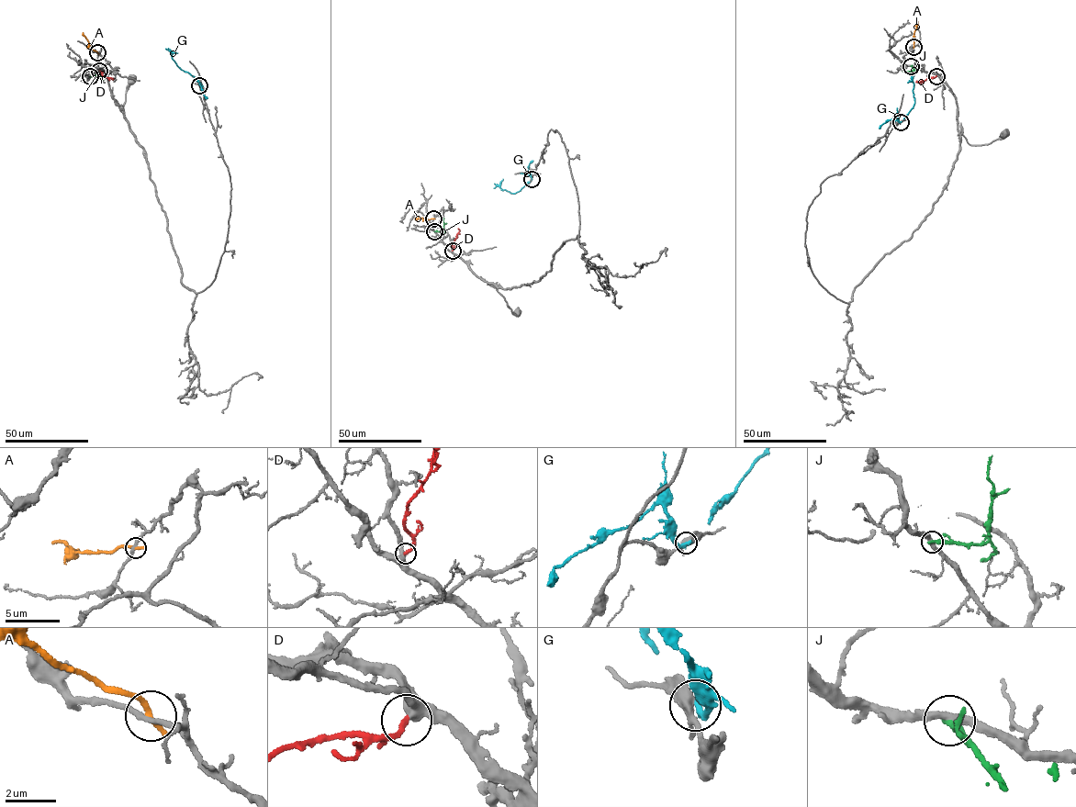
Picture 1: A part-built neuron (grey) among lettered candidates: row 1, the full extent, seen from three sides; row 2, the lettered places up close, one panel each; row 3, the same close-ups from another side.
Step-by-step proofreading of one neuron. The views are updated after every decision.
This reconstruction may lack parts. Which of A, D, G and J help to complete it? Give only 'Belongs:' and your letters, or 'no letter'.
Belongs: D

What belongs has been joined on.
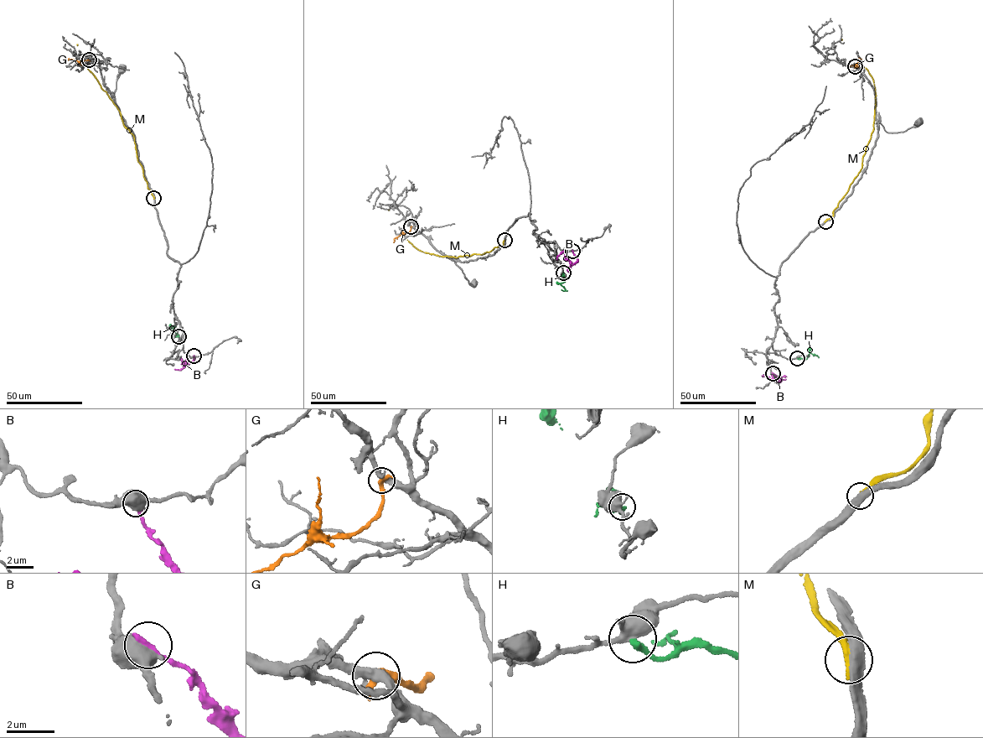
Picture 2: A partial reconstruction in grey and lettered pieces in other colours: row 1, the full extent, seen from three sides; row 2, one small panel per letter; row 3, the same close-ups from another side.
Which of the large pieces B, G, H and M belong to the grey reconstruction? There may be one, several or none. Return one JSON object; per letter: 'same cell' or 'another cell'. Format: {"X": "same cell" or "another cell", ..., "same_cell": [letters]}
{"B": "another cell", "G": "another cell", "H": "another cell", "M": "another cell", "same_cell": []}

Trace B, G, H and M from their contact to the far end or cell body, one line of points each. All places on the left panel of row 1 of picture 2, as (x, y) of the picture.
B: (194, 356), (194, 360), (185, 364), (185, 366), (174, 369)
G: (89, 59), (66, 59)
H: (178, 336), (172, 328), (174, 326), (170, 330)
M: (153, 197), (138, 162), (134, 137), (123, 124), (121, 114), (111, 100), (80, 60), (77, 44)

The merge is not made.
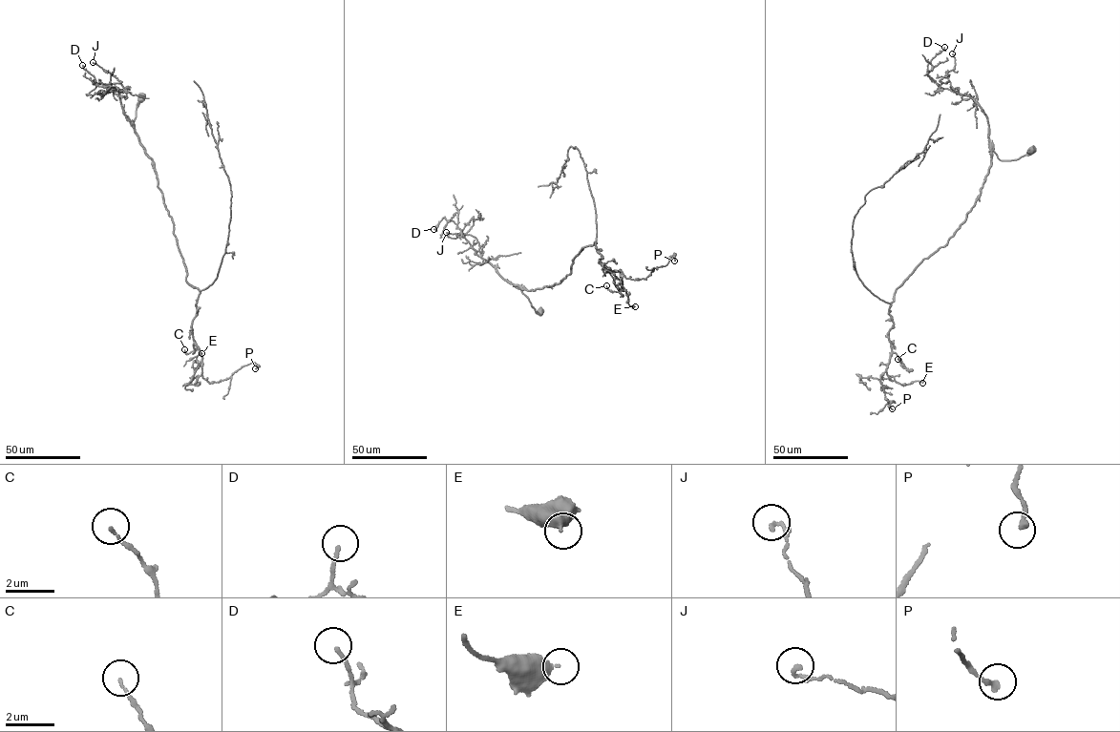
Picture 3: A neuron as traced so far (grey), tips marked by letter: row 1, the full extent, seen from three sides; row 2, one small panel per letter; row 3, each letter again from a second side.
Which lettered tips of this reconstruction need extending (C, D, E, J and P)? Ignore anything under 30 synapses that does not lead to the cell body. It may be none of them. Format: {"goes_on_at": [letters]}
{"goes_on_at": []}

